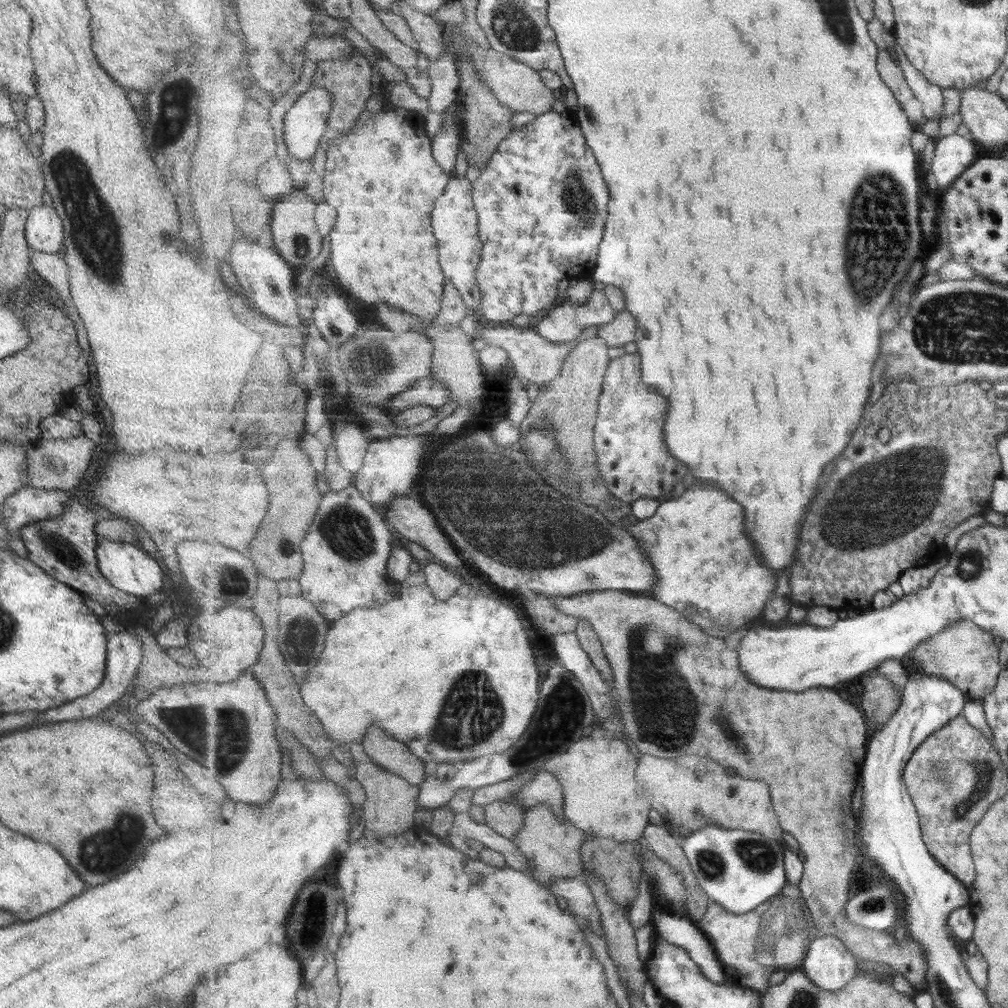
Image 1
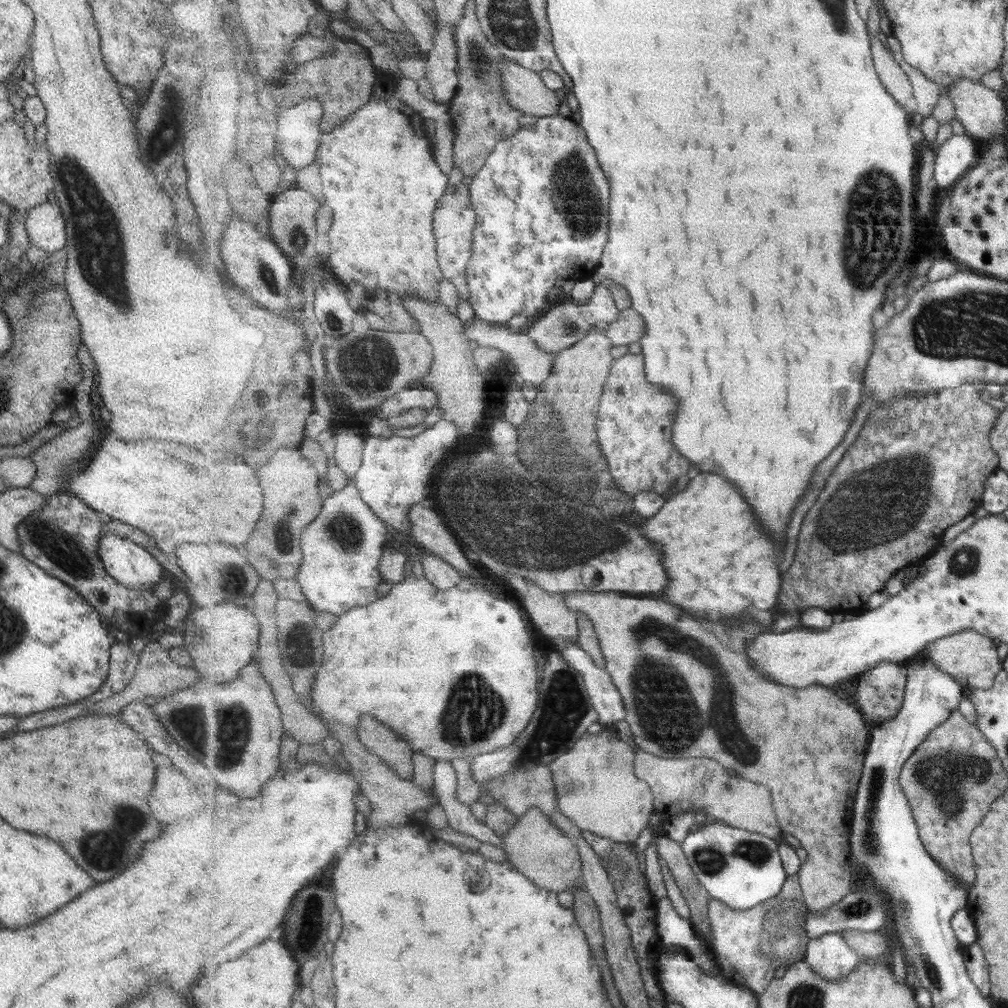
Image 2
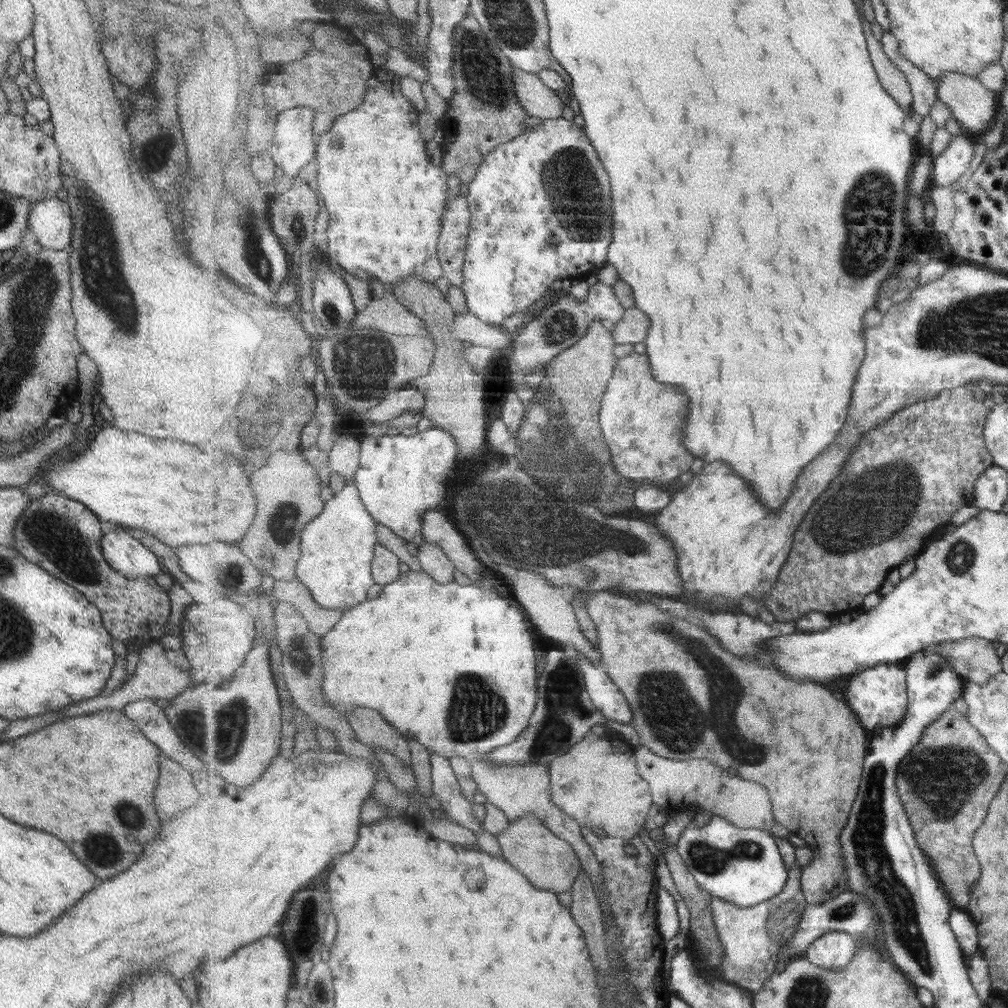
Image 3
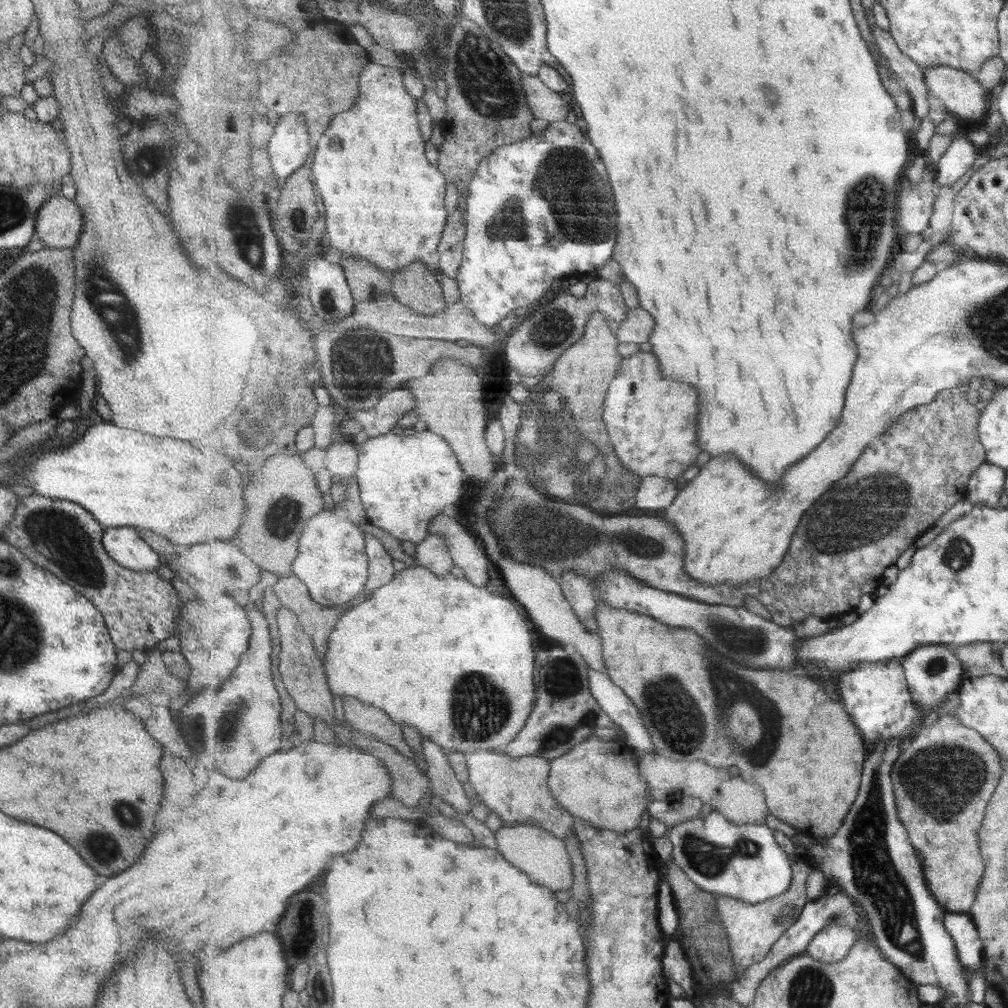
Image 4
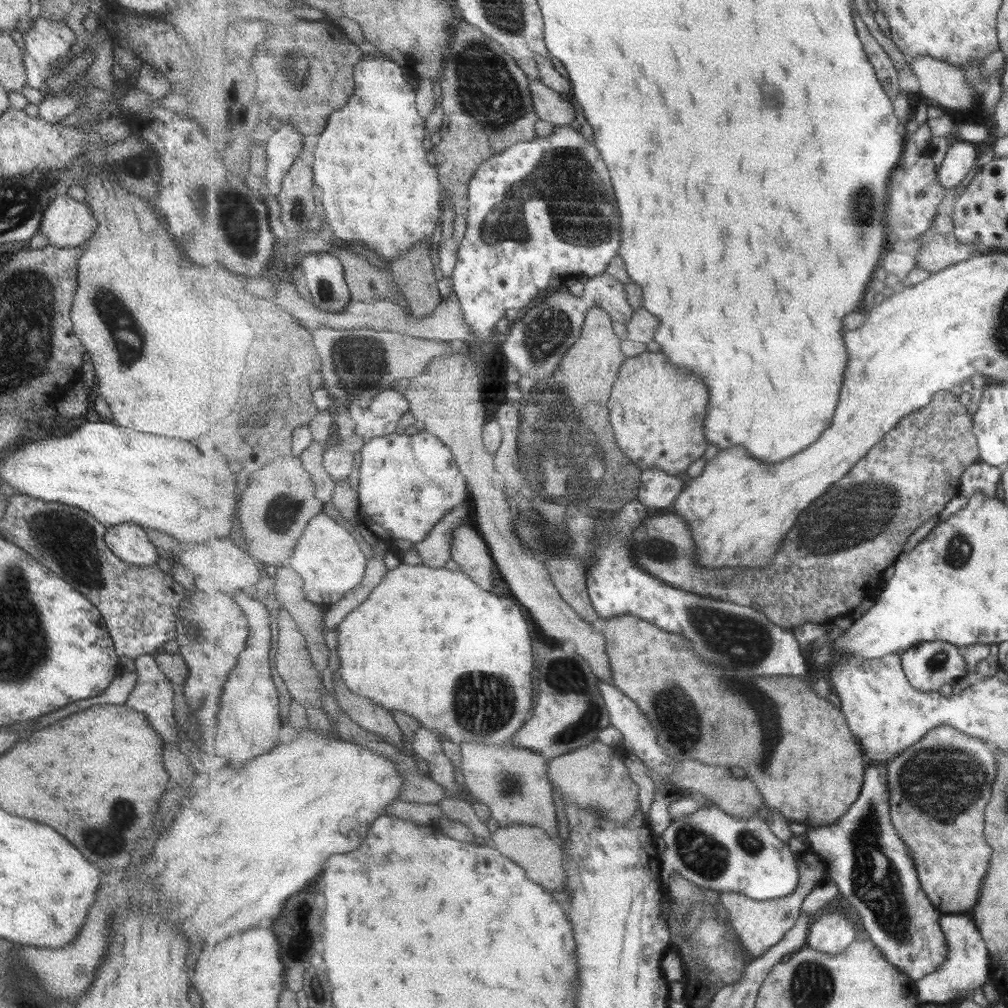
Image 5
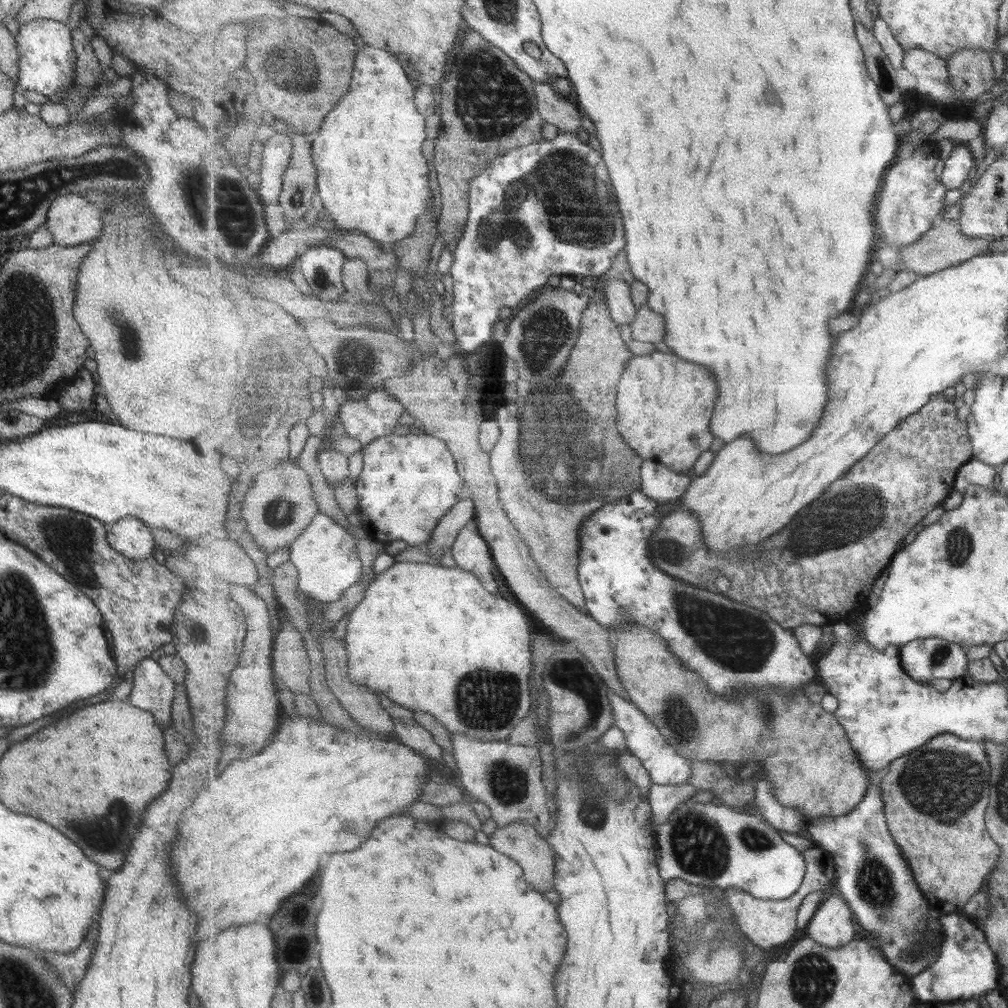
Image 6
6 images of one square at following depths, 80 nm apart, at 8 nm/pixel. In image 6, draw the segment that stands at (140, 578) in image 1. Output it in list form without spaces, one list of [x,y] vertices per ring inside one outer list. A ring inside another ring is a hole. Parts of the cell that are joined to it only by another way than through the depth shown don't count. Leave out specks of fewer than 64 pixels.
[[[122,518],[105,526],[105,529],[108,545],[121,556],[141,560],[153,554],[154,542],[149,534],[150,528],[145,528],[139,520]]]

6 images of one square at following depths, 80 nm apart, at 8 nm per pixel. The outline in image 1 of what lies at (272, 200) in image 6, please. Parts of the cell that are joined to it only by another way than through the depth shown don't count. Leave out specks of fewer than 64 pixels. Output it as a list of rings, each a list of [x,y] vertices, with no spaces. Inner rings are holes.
[[[309,88],[301,94],[286,112],[283,123],[283,141],[289,152],[289,159],[305,162],[315,156],[322,139],[330,134],[328,118],[333,110],[334,98],[329,89]]]

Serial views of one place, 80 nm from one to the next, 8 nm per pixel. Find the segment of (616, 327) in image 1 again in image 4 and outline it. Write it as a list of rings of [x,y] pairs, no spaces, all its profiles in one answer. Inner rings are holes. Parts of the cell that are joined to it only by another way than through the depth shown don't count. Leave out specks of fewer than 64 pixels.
[[[639,306],[630,309],[628,317],[619,323],[616,336],[621,343],[650,343],[655,327],[655,317]]]

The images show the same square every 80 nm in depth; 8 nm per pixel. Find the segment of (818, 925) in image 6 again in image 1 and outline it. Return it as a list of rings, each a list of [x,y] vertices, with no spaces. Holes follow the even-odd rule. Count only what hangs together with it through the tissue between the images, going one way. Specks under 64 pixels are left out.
[[[819,935],[807,951],[799,964],[819,988],[841,990],[859,973],[859,960],[836,936]]]

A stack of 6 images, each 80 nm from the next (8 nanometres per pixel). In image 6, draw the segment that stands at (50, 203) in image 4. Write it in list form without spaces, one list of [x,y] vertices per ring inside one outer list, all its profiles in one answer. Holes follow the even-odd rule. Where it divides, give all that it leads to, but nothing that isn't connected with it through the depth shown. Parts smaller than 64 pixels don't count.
[[[79,194],[58,197],[49,206],[44,223],[53,236],[53,245],[77,246],[99,238],[103,209],[86,202]]]

